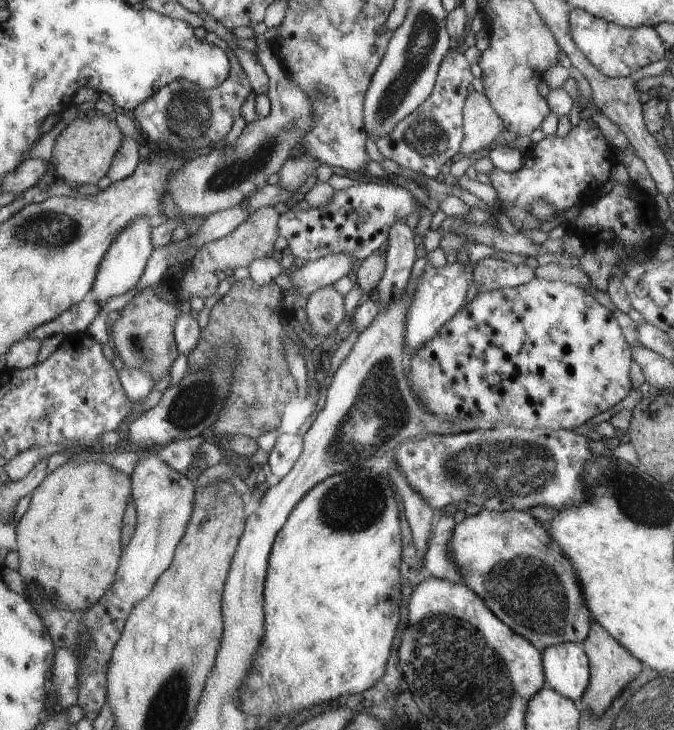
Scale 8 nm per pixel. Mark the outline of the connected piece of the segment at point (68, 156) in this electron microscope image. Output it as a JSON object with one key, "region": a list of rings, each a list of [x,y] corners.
{"region":[[[95,114],[89,119],[75,118],[59,129],[59,136],[52,146],[55,177],[61,178],[66,183],[81,186],[96,184],[100,178],[108,174],[112,159],[115,158],[124,138],[115,120],[108,119],[103,114],[101,116]]]}

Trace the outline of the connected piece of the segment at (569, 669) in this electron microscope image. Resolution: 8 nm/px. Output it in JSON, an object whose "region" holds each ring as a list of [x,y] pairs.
{"region":[[[572,642],[554,644],[541,651],[541,656],[544,660],[545,684],[555,692],[561,693],[561,696],[572,700],[575,704],[585,694],[591,678],[588,656],[585,656],[583,651],[584,648],[581,648],[581,643]]]}

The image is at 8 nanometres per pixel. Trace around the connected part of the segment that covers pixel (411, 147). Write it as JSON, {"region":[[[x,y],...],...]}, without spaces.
{"region":[[[467,22],[463,34],[456,39],[455,46],[443,56],[429,96],[407,116],[401,118],[389,134],[379,136],[375,140],[374,143],[383,159],[390,160],[402,168],[408,168],[409,172],[421,173],[433,179],[440,174],[441,166],[449,164],[451,156],[458,152],[463,138],[462,106],[468,95],[467,86],[471,84],[473,76],[469,62],[463,53],[457,51],[457,48],[469,32],[470,27]]]}

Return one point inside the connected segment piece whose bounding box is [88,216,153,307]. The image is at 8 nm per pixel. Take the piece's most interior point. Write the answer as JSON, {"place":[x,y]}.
{"place":[119,270]}

